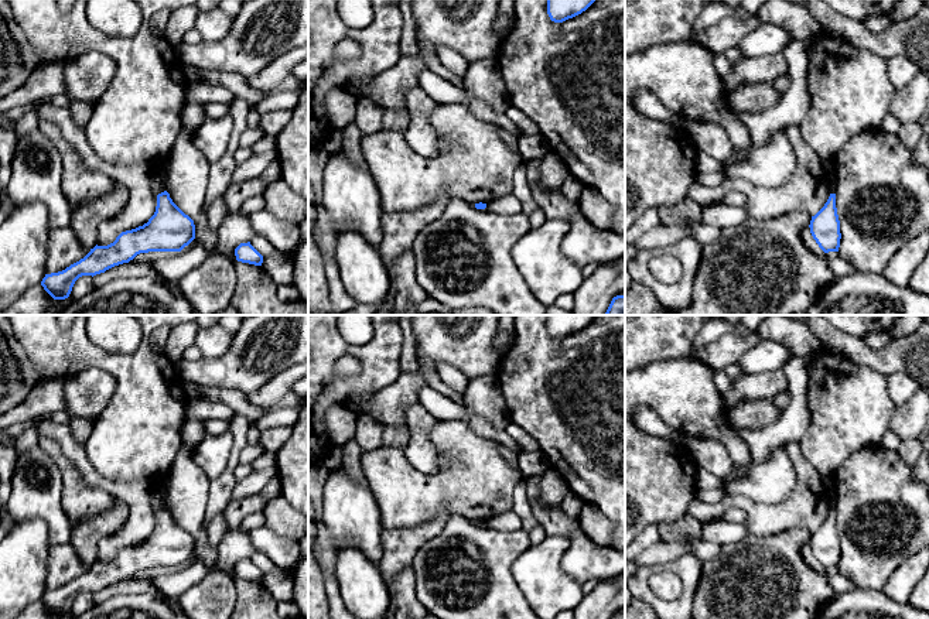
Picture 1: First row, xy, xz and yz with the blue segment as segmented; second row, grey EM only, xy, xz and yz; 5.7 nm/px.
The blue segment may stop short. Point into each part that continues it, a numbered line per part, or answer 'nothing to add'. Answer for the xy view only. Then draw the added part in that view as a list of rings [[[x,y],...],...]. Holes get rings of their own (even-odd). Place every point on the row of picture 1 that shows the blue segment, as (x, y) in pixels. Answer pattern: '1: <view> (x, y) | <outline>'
1: xy (157, 180) | [[[161,171],[154,172],[154,174],[150,175],[150,184],[151,184],[151,188],[154,189],[154,192],[157,195],[167,191],[165,175]]]

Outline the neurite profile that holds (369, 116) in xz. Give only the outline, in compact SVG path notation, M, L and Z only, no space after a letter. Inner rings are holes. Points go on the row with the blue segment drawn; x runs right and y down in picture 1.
M366 95L358 99L354 122L363 136L379 133L383 129L383 110Z

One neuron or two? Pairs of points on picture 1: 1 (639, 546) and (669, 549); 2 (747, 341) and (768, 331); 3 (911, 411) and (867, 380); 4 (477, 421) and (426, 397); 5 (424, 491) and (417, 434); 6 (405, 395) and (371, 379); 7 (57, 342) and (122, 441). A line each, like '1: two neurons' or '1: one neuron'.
1: two neurons
2: two neurons
3: two neurons
4: one neuron
5: two neurons
6: two neurons
7: one neuron

